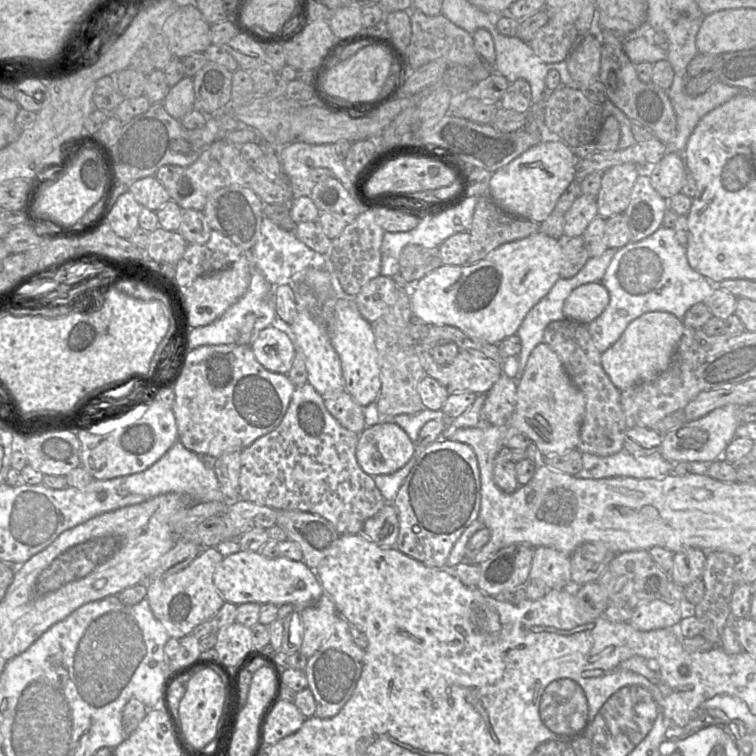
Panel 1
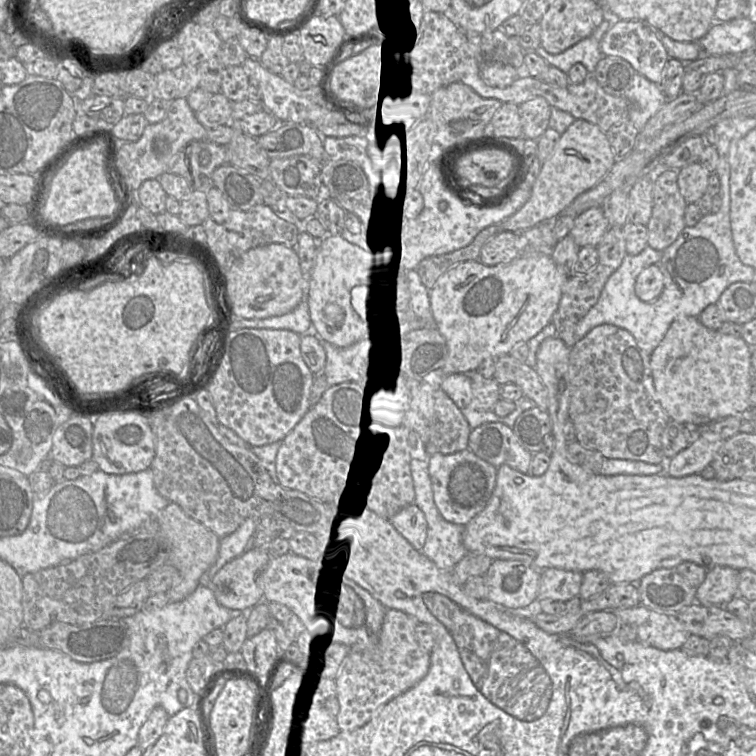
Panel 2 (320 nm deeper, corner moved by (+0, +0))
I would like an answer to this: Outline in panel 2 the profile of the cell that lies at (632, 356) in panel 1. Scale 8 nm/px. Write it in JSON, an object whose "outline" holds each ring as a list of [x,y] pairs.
{"outline":[[[697,317],[675,319],[650,355],[656,395],[671,420],[705,427],[728,416],[745,415],[752,407],[752,351],[741,336],[710,330]]]}

